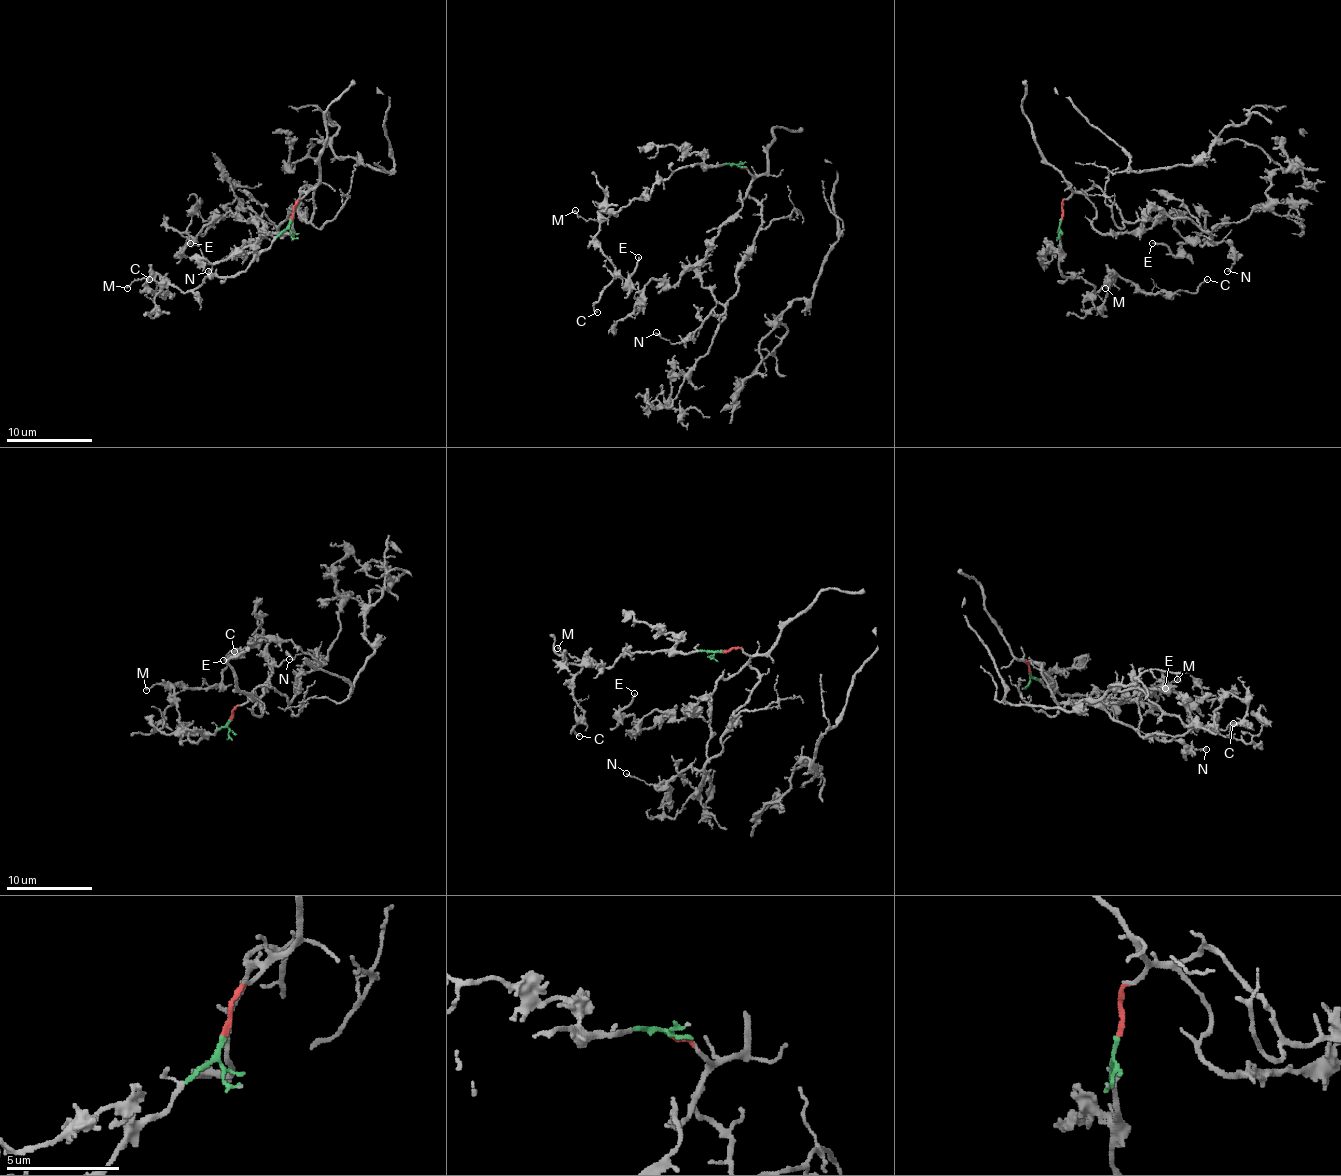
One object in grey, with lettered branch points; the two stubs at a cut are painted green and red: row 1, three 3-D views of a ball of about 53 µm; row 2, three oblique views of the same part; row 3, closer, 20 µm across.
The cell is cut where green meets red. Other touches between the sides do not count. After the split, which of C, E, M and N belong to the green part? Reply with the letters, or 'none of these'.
C, M

